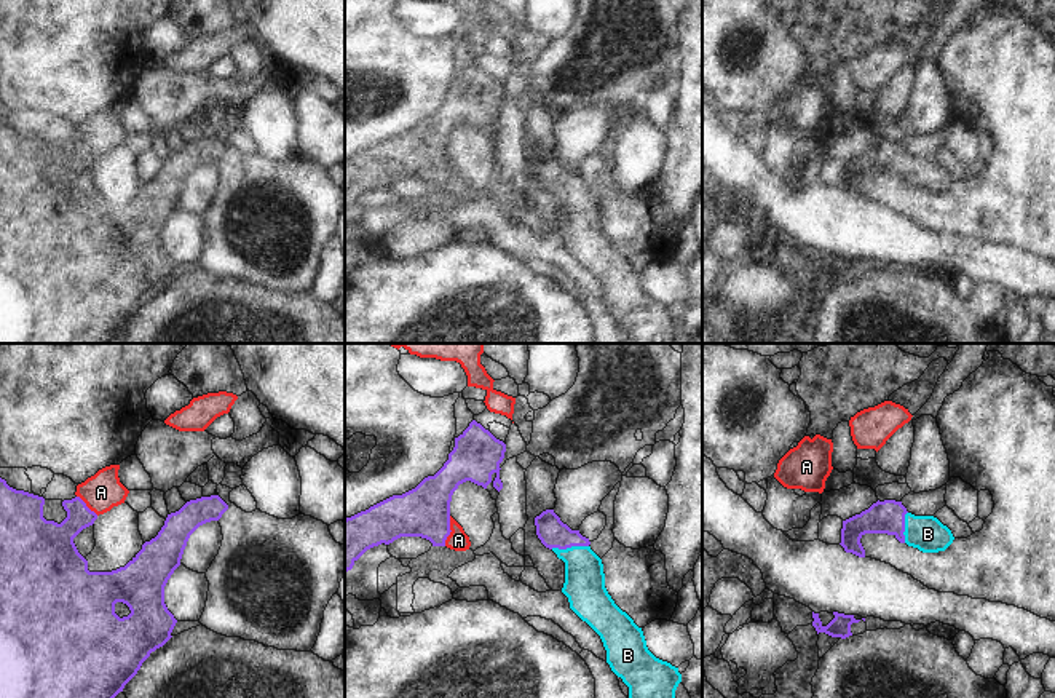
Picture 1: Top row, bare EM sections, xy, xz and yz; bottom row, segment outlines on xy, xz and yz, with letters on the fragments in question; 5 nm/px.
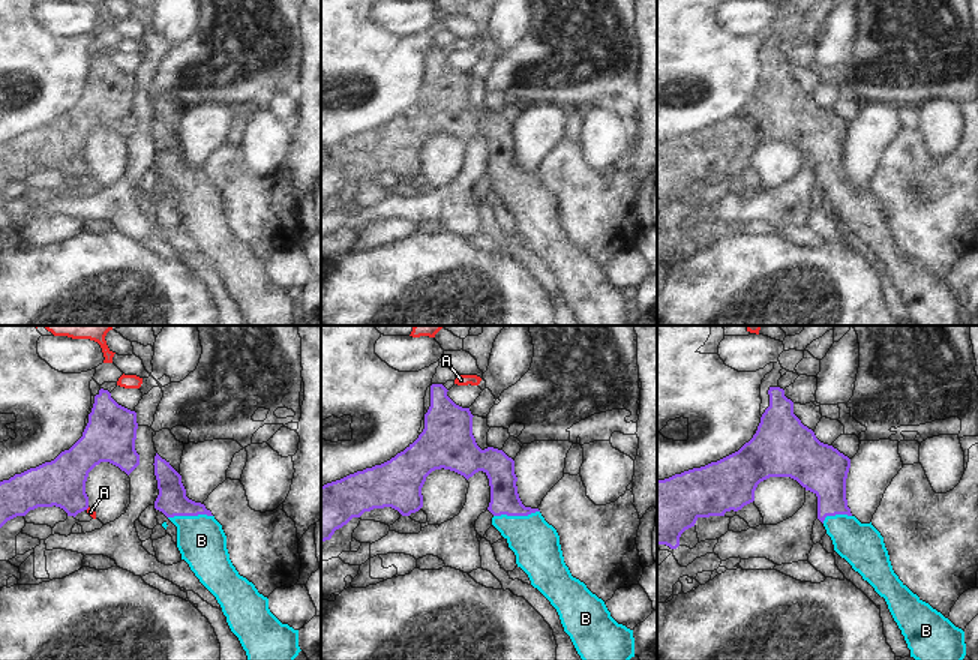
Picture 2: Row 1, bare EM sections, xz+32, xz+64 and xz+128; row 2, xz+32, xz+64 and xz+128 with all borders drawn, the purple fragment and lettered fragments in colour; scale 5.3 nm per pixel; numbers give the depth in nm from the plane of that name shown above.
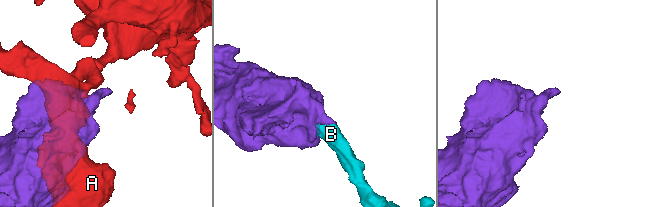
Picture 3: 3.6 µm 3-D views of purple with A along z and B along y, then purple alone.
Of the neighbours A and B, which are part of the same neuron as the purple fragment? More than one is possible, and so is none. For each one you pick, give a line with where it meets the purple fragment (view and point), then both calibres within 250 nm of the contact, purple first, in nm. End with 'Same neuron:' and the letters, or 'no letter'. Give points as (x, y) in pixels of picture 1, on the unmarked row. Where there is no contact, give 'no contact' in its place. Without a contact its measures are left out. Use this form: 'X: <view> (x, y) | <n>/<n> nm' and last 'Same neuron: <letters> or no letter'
B: xz (568, 189) | 150/200 nm
Same neuron: B

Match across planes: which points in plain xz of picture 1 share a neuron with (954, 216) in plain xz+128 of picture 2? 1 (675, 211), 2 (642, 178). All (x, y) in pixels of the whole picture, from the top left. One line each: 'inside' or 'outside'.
1: outside
2: outside

